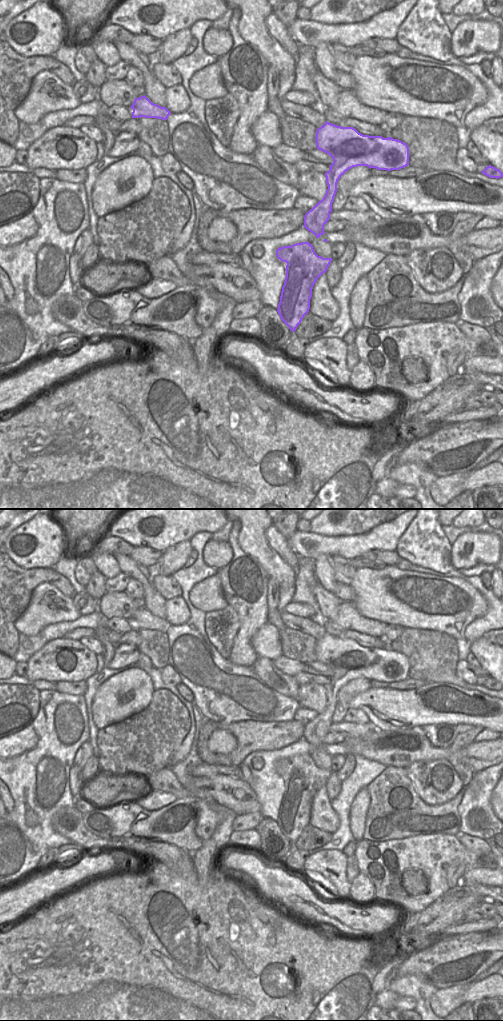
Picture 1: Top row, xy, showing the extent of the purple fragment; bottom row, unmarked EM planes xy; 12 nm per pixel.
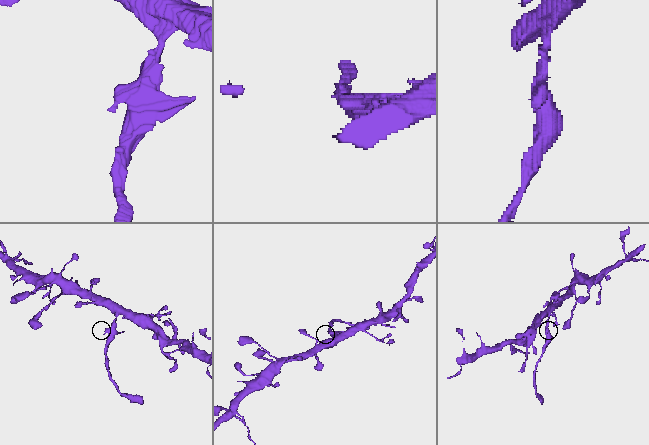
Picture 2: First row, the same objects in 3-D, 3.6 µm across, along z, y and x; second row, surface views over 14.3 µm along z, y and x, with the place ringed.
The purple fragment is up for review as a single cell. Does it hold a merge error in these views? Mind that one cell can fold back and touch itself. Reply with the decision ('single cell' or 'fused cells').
fused cells

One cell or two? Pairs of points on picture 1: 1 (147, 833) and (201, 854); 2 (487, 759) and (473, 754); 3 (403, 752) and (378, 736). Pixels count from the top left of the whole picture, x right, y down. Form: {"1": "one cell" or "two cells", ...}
{"1": "two cells", "2": "one cell", "3": "one cell"}

